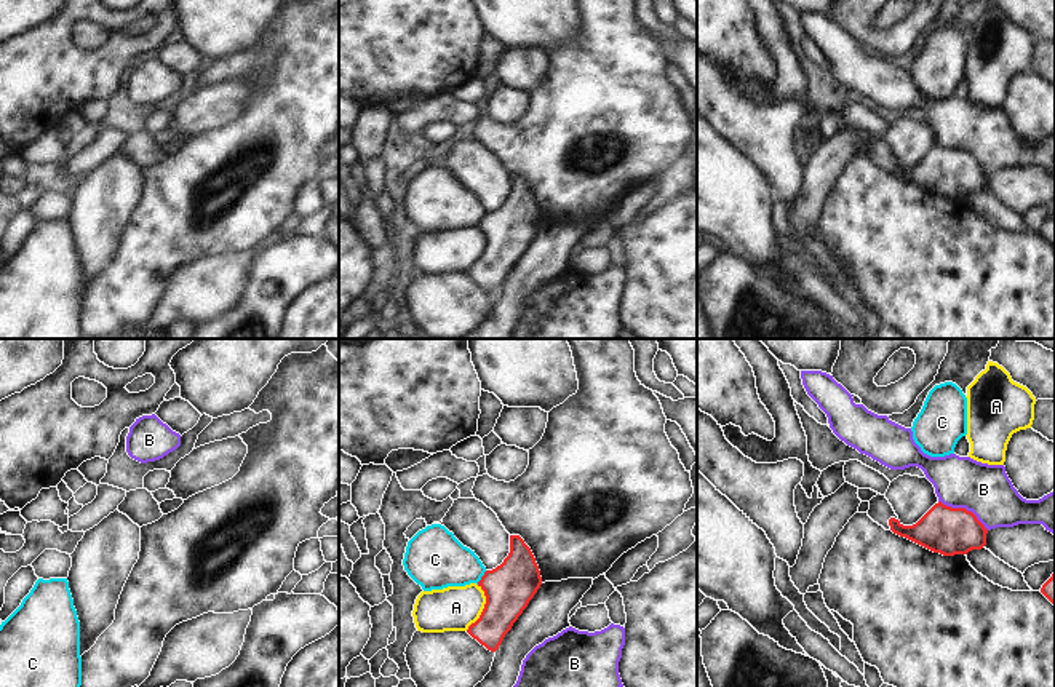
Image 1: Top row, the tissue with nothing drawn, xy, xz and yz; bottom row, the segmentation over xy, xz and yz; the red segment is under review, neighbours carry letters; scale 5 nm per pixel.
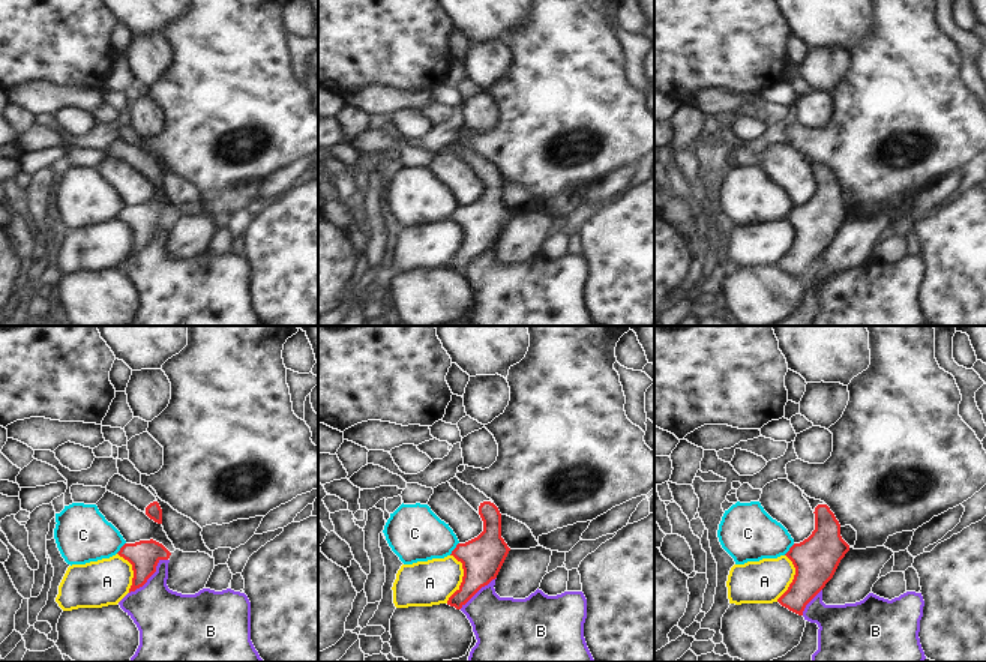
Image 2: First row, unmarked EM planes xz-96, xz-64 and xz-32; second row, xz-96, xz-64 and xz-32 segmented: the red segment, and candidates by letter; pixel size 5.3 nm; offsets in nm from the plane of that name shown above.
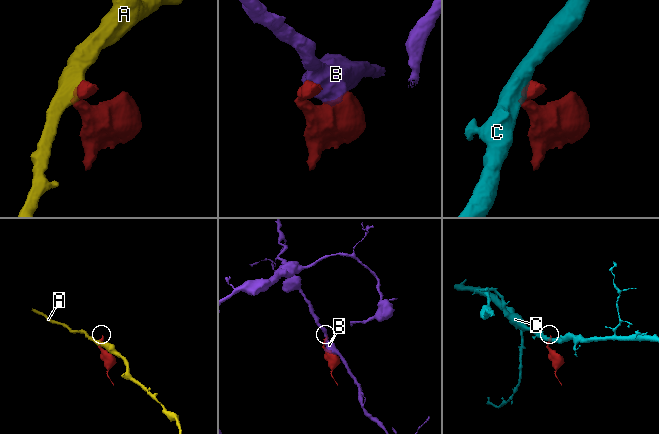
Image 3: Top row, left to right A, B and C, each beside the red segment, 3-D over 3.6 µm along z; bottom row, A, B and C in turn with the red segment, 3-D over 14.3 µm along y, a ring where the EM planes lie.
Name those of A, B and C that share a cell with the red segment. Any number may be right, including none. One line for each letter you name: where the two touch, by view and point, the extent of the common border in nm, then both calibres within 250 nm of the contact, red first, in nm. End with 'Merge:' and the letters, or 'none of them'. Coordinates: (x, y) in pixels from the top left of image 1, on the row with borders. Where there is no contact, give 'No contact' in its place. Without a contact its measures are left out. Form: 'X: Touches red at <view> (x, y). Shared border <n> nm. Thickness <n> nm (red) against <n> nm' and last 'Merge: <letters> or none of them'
Merge: none of them

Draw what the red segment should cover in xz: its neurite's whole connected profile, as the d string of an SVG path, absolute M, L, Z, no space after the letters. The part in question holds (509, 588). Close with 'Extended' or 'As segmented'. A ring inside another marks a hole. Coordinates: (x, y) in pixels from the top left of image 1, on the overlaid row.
M510 535L508 556L496 569L486 570L478 582L486 604L467 633L496 652L540 585L540 570L531 548L520 535Z. As segmented

